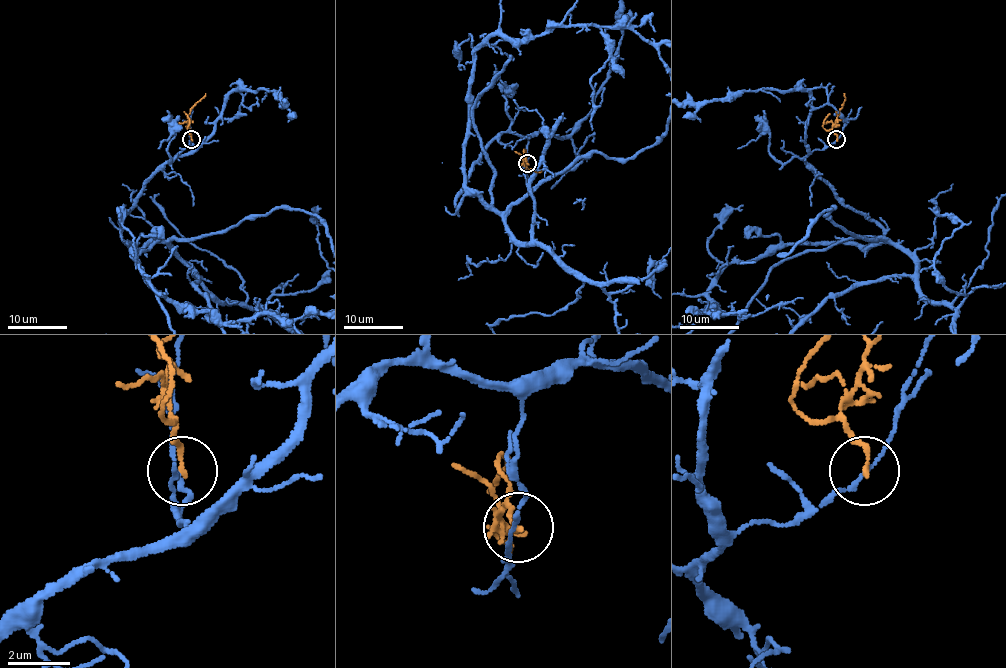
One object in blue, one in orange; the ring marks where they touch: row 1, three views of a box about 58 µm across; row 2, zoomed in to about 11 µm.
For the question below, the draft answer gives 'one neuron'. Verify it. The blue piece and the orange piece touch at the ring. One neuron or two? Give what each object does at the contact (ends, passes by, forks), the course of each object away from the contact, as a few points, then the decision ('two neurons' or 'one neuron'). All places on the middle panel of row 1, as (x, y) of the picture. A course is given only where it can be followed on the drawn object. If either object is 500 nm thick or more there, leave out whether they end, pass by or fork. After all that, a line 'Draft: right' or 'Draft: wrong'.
blue passes by; orange ends; course blue (527, 164), (503, 132), (456, 210), (491, 202), (473, 106), (521, 49), (463, 112), (460, 146); course orange (527, 164), (525, 159), (522, 164), (533, 171), (542, 171); two neurons
Draft: wrong

